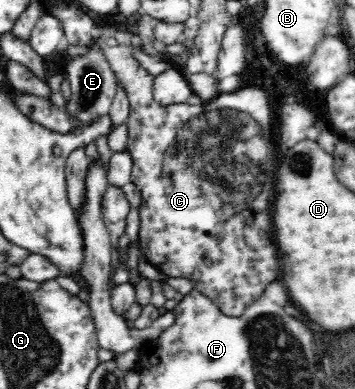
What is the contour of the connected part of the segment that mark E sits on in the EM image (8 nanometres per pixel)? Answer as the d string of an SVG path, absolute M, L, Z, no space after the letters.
M95 39L89 46L86 55L67 58L65 62L67 80L71 87L71 98L67 103L67 109L78 121L92 124L109 112L114 95L116 95L116 89L118 89L117 77Z

